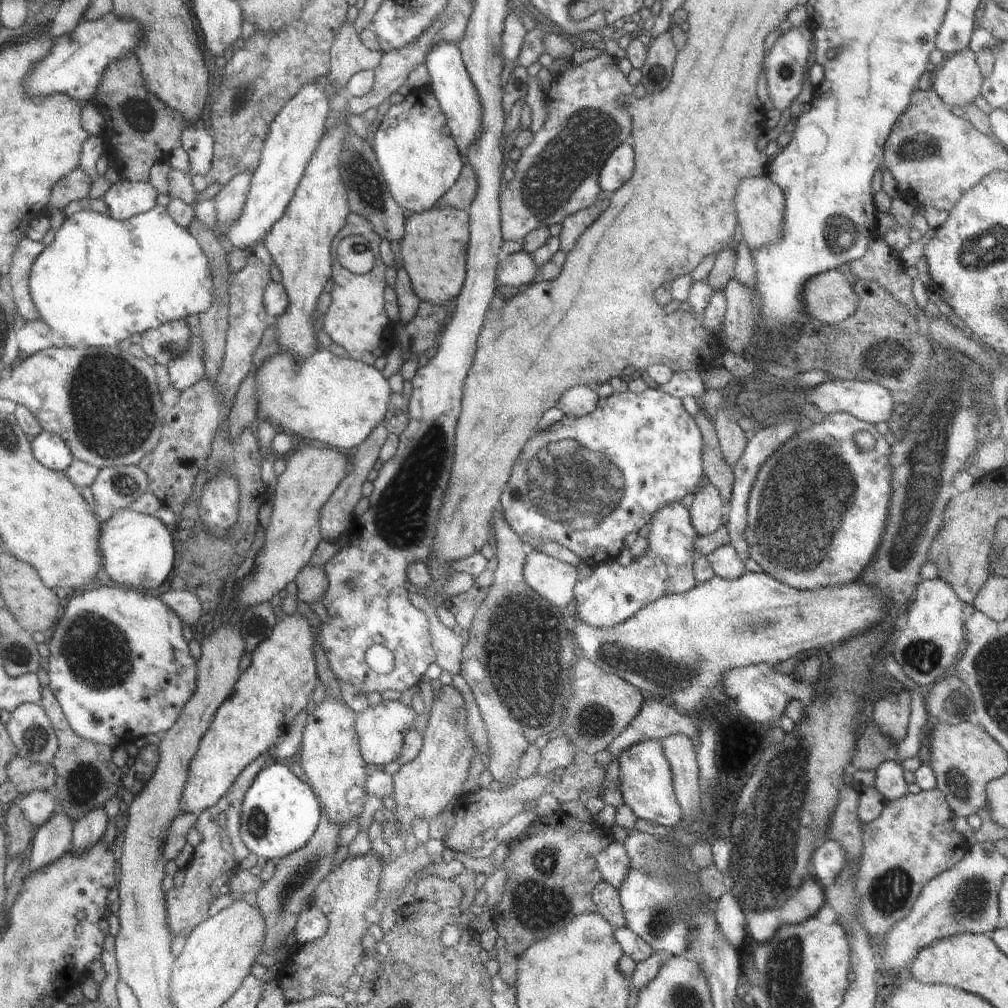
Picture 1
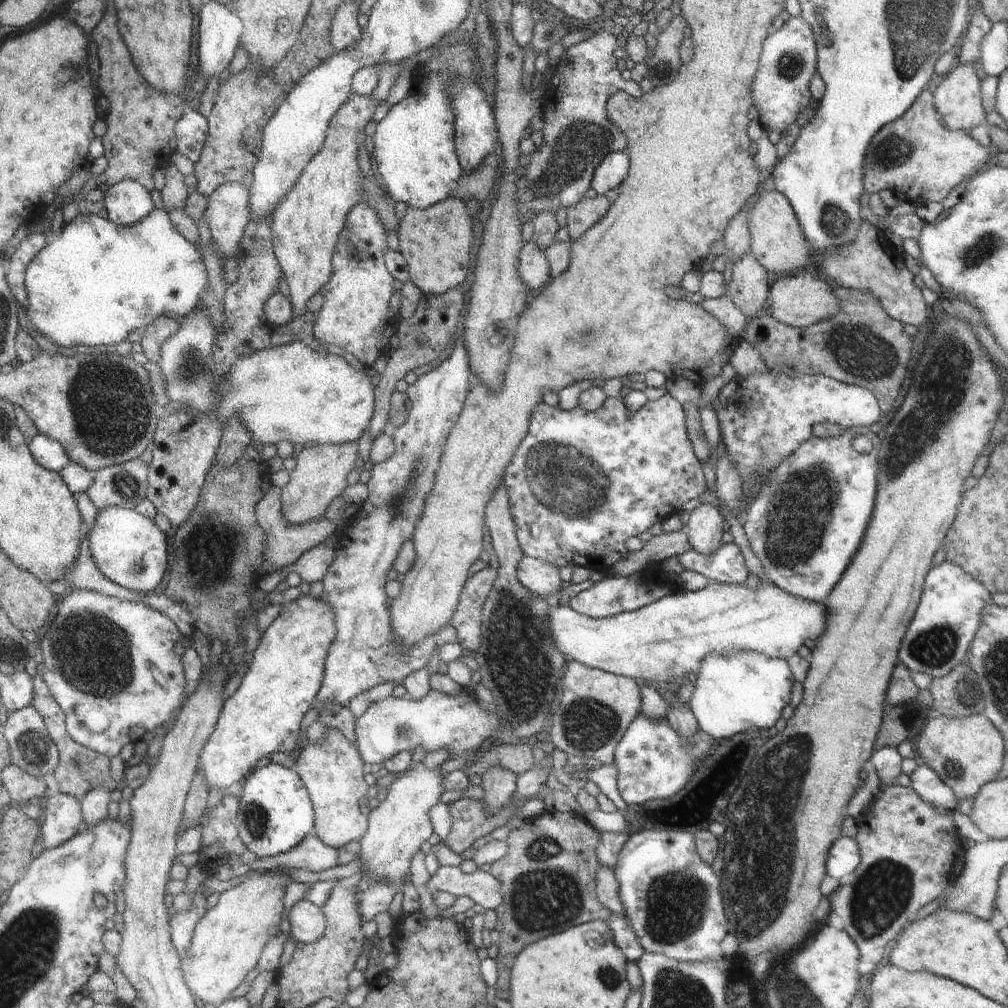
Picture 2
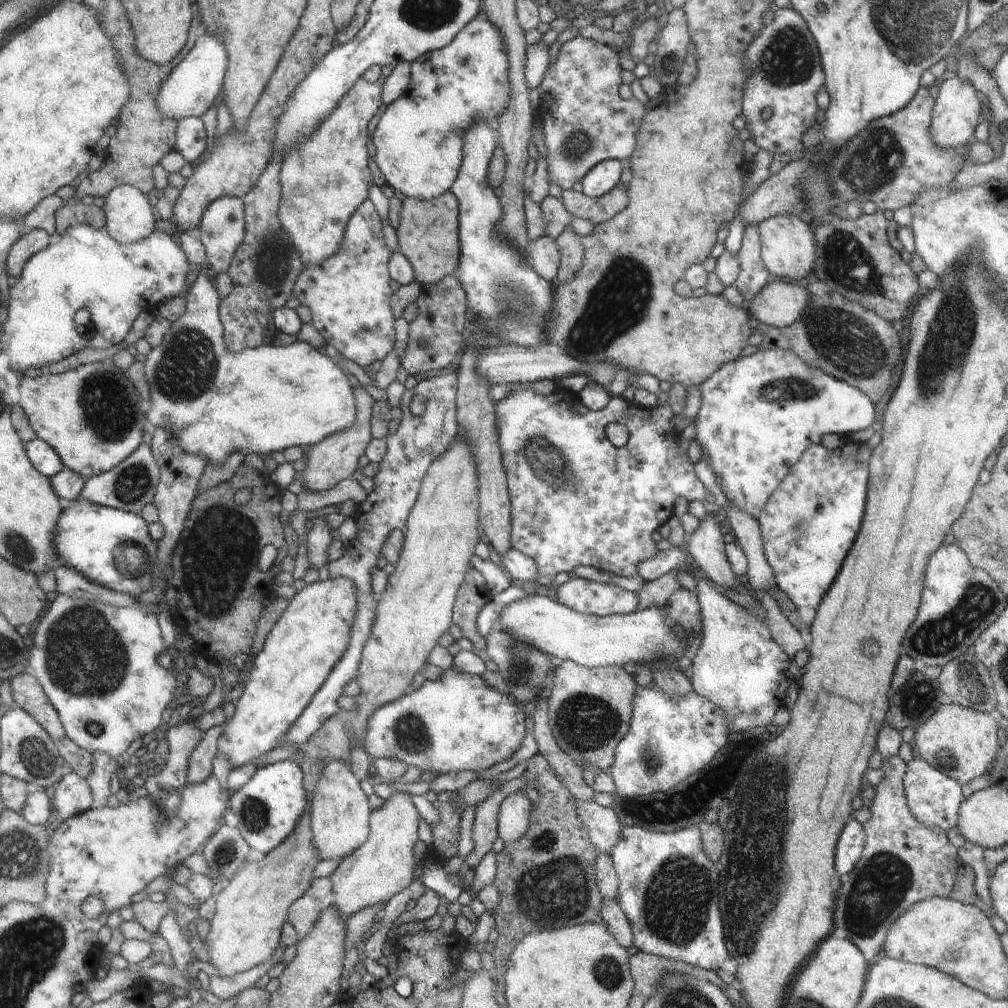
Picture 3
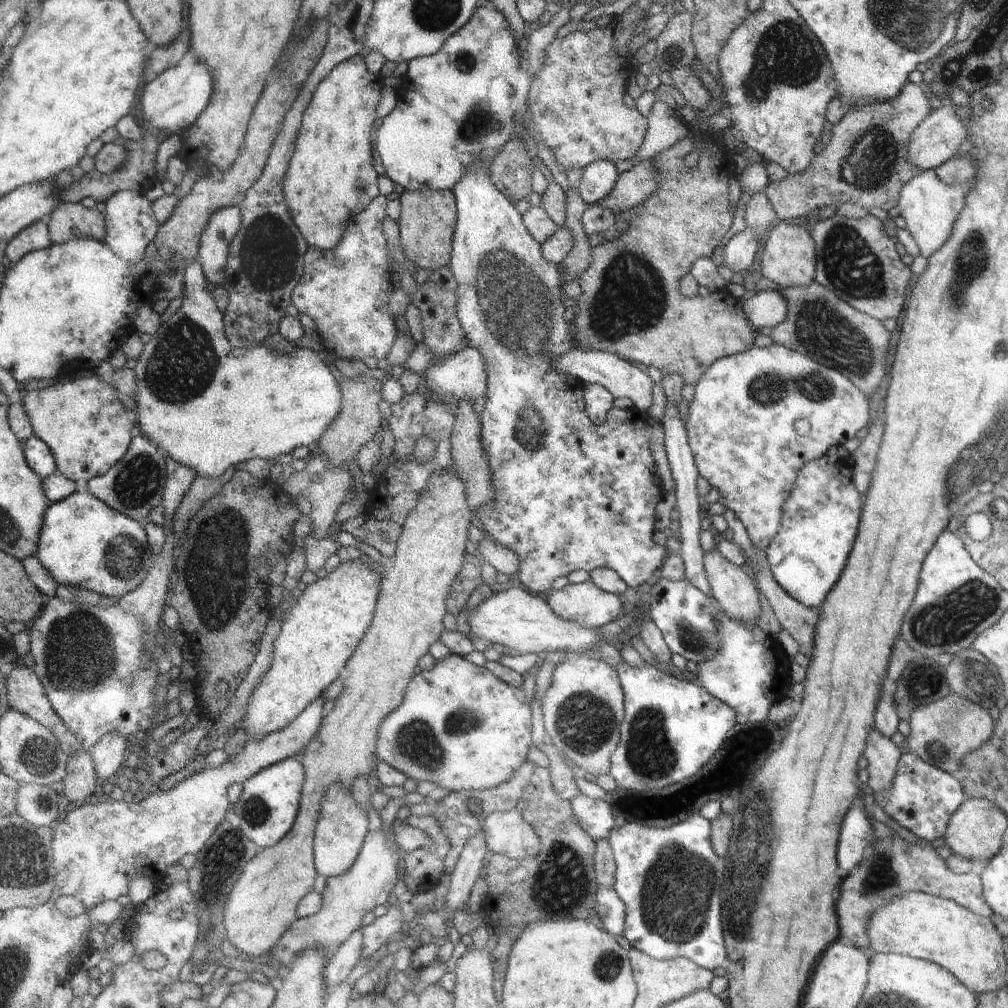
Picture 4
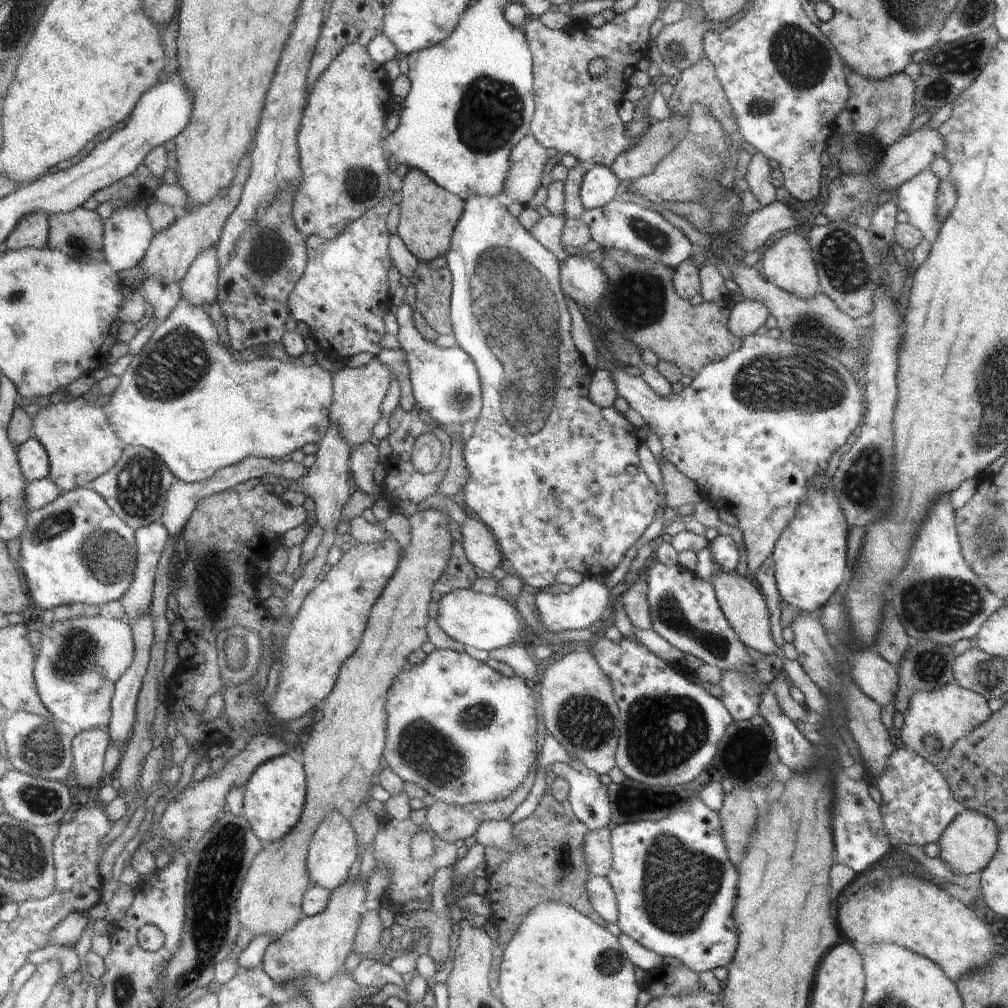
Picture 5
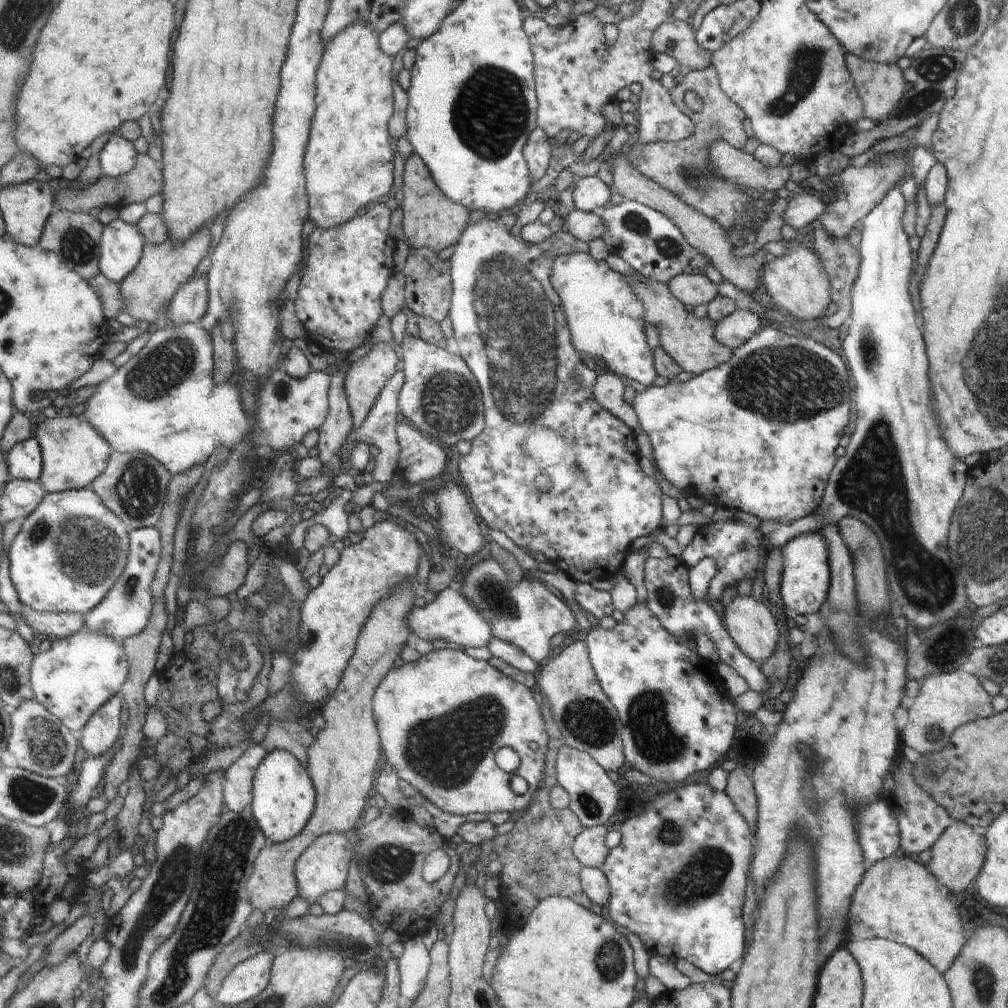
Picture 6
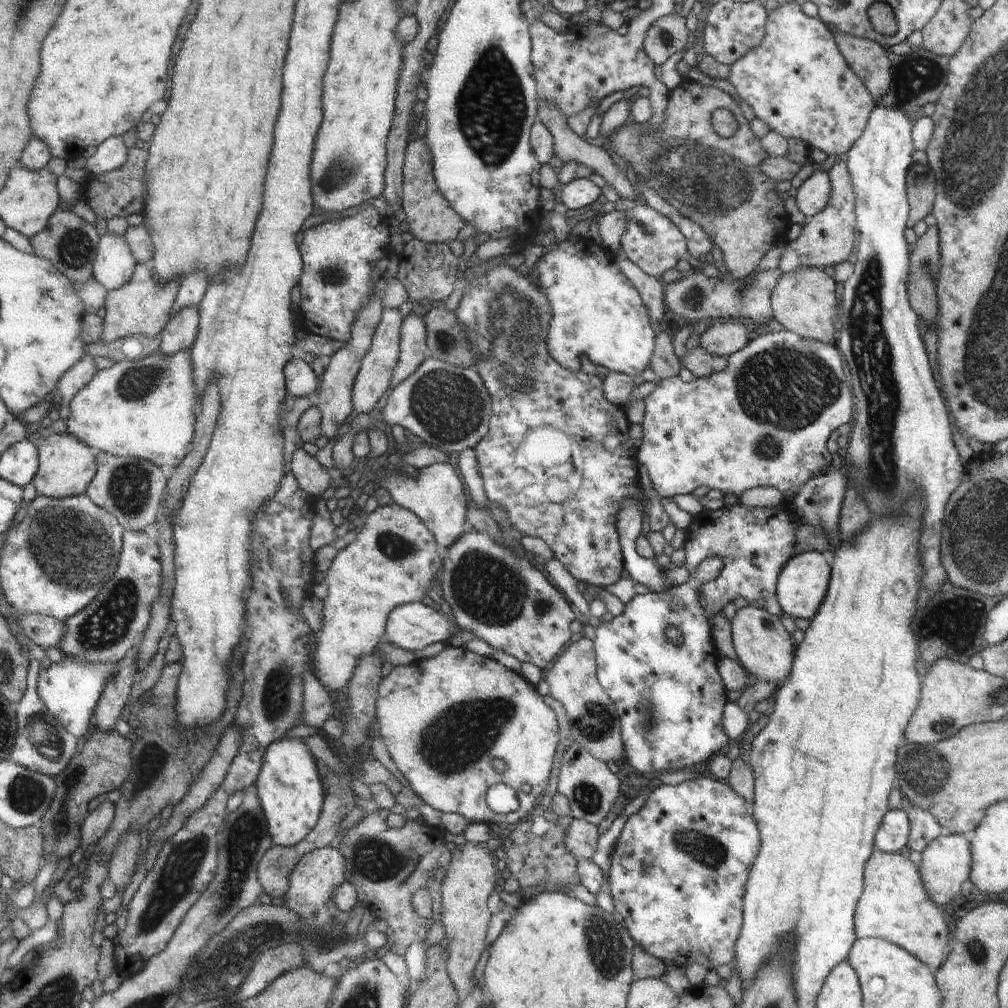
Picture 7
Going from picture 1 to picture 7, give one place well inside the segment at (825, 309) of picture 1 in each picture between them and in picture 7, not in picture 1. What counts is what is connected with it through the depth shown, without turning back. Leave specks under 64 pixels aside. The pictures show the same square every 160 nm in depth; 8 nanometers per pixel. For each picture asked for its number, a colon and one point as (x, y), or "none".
2: (799, 300)
3: (780, 304)
4: (765, 308)
5: (748, 316)
6: (733, 330)
7: (724, 338)

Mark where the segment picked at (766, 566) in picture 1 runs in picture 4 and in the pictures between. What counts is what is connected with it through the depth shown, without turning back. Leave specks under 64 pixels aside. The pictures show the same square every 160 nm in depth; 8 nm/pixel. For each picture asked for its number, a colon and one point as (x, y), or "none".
2: (806, 523)
3: (808, 526)
4: (819, 526)

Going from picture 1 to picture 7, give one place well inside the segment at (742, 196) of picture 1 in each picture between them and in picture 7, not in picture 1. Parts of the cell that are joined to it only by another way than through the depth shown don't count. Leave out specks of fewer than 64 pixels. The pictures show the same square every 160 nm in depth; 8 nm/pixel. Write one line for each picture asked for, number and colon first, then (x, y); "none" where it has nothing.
2: (777, 241)
3: (787, 244)
4: (788, 260)
5: (787, 262)
6: (797, 282)
7: (804, 302)

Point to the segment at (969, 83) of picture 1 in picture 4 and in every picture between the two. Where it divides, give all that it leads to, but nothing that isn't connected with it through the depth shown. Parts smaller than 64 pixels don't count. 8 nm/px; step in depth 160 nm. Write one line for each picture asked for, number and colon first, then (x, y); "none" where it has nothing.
2: (958, 100)
3: (956, 111)
4: (937, 140)

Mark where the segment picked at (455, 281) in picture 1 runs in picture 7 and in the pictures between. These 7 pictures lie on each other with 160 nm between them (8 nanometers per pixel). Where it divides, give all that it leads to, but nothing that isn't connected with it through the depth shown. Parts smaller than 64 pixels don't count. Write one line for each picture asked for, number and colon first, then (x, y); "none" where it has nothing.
2: (435, 242)
3: (428, 236)
4: (427, 224)
5: (429, 215)
6: (432, 220)
7: (431, 218)

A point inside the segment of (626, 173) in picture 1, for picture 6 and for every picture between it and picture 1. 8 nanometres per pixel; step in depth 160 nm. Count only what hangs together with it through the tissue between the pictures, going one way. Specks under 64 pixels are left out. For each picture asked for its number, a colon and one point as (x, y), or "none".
2: (614, 170)
3: (604, 178)
4: (599, 179)
5: (600, 186)
6: (588, 192)

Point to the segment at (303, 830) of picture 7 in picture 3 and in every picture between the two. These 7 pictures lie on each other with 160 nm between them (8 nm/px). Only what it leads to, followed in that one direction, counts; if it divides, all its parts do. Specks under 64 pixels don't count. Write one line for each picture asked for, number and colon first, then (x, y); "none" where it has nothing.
3: (268, 806)
4: (268, 805)
5: (274, 797)
6: (283, 801)

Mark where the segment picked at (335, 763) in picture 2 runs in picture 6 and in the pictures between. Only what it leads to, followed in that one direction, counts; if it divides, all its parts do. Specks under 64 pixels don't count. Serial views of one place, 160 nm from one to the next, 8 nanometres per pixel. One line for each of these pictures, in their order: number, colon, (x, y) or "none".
3: (339, 813)
4: (342, 825)
5: (333, 850)
6: (323, 867)

